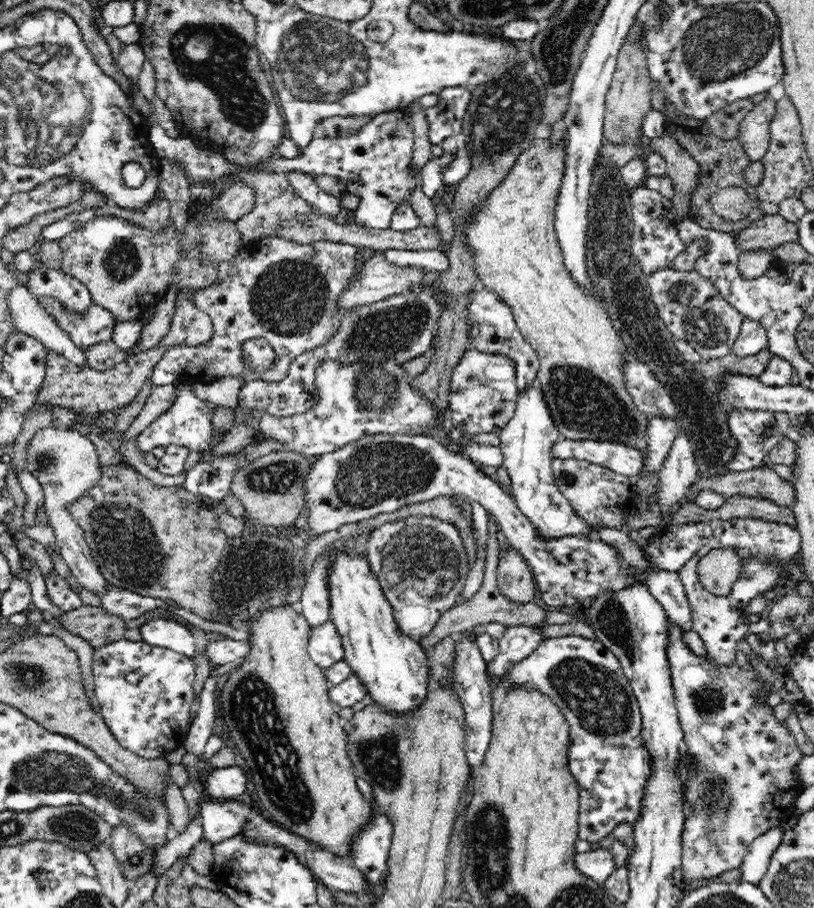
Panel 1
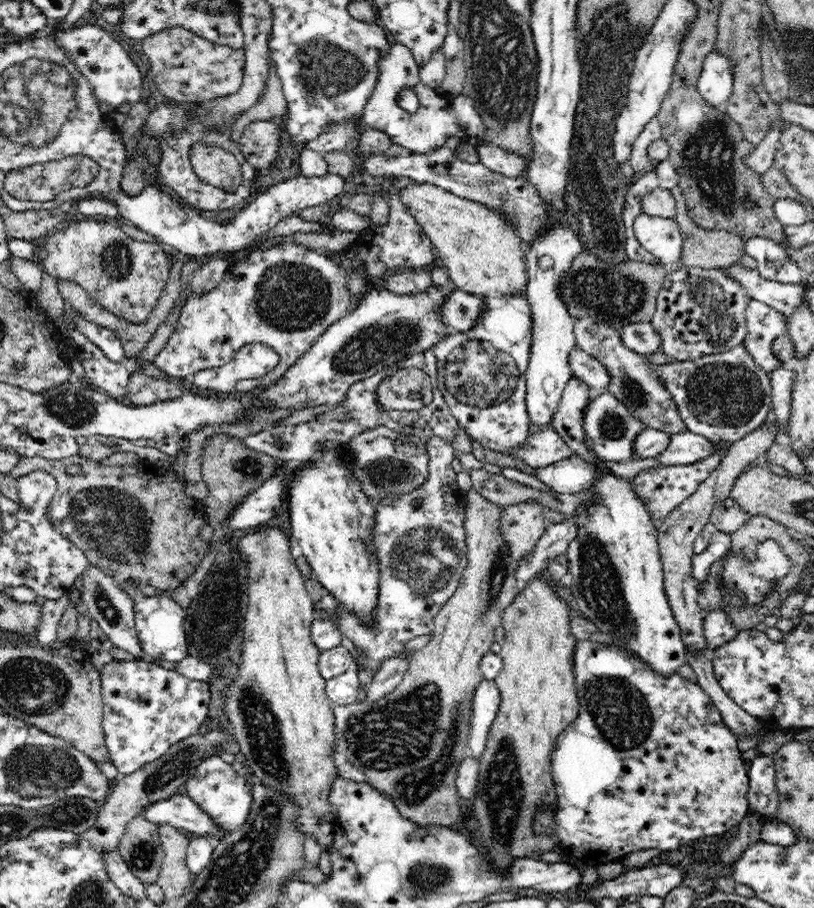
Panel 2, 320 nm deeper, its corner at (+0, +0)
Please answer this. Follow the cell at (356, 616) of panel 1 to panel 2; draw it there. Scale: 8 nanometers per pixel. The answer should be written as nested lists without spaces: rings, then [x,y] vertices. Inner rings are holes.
[[[336,443],[331,449],[320,449],[321,455],[313,459],[313,463],[306,461],[305,467],[293,476],[293,482],[289,484],[288,500],[291,534],[302,549],[302,555],[308,558],[312,573],[318,574],[320,585],[328,588],[329,593],[344,604],[344,610],[362,619],[362,623],[369,627],[373,623],[379,593],[379,560],[378,555],[375,555],[371,532],[375,524],[375,505],[362,494],[358,482],[346,475],[350,459],[340,461],[338,455],[334,455],[334,448],[338,448]]]

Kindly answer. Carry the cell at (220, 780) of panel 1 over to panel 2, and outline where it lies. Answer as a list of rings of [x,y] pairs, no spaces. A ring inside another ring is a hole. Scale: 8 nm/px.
[[[220,755],[210,756],[199,764],[184,786],[186,796],[190,797],[221,830],[232,833],[248,820],[252,808],[252,783],[238,775],[232,765],[222,760]]]

